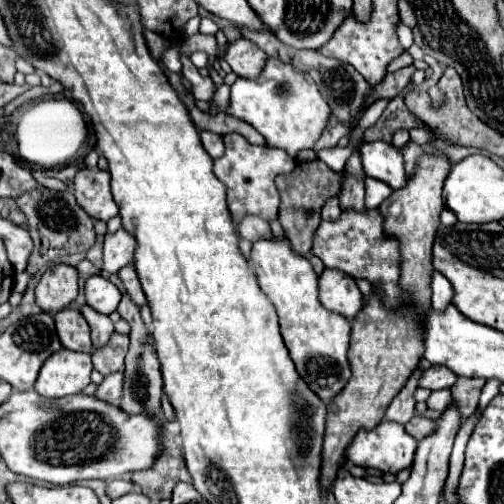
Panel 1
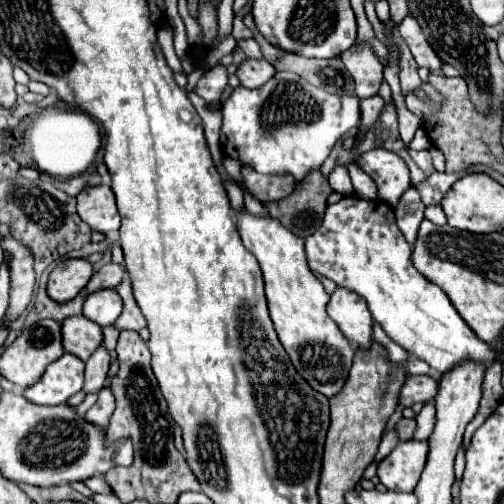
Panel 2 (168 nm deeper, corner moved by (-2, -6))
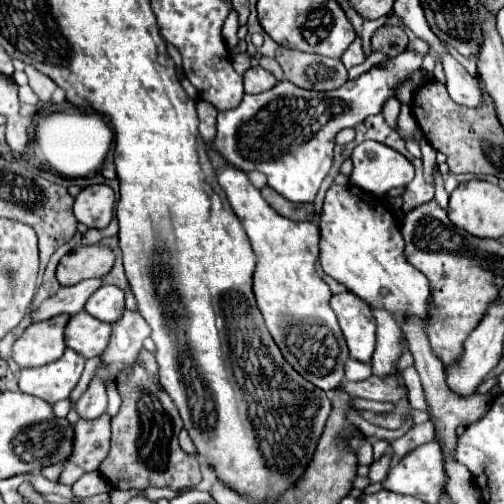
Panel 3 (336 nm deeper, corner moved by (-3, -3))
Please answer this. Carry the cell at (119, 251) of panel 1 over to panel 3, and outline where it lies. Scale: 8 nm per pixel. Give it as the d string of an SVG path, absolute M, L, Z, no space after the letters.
M90 278L90 280L84 280L76 286L68 286L68 288L60 288L58 294L54 294L52 298L44 300L40 304L38 310L32 312L32 322L40 322L40 320L46 320L46 318L52 318L52 316L58 316L58 314L78 314L84 310L84 304L86 300L102 286L102 278Z

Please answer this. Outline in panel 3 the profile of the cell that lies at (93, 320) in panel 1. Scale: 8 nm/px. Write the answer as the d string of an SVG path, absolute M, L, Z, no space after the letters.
M92 378L88 384L88 390L80 396L80 400L76 402L76 410L80 414L80 418L98 418L98 414L102 414L106 410L106 388L102 384L100 378Z

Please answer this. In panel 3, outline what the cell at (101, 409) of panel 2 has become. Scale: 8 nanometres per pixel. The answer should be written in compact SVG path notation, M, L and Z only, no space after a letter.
M104 412L94 420L78 420L74 424L76 442L70 464L64 464L60 482L74 484L82 474L98 468L110 450L110 416Z

